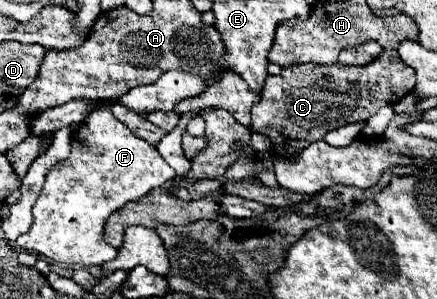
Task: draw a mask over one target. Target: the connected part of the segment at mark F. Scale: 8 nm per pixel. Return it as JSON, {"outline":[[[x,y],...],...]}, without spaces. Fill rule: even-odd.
{"outline":[[[95,109],[89,119],[85,119],[71,135],[71,153],[67,159],[53,165],[45,175],[45,185],[41,195],[33,207],[33,227],[29,233],[17,239],[17,245],[29,253],[43,255],[57,263],[89,267],[89,265],[103,265],[117,257],[117,249],[105,243],[103,227],[111,213],[123,207],[129,201],[137,201],[139,197],[147,195],[151,189],[163,185],[165,181],[175,179],[175,171],[165,163],[165,159],[151,147],[147,141],[135,137],[109,109]]]}

